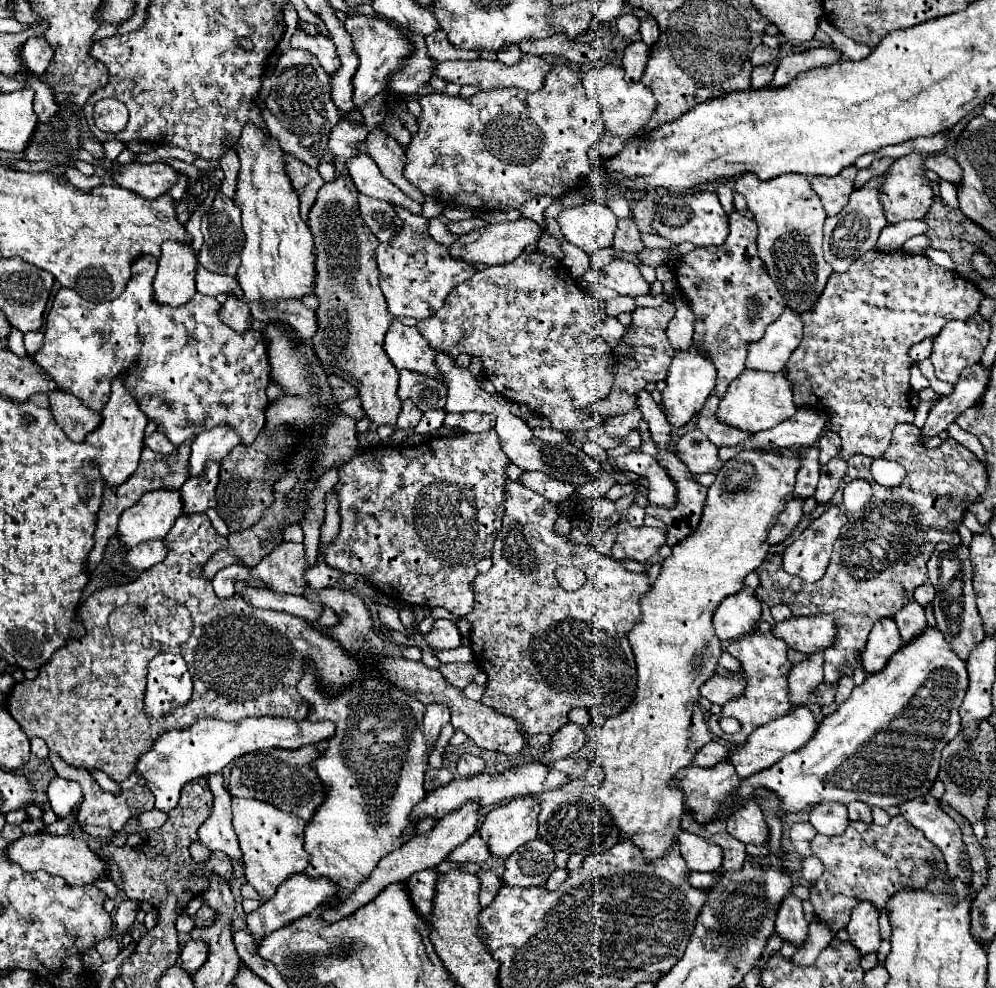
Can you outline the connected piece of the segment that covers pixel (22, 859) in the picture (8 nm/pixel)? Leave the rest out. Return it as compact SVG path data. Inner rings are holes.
M24 834L18 840L10 842L4 848L4 858L8 862L20 864L22 870L34 872L34 870L46 870L48 874L62 876L68 884L92 884L108 866L104 860L100 860L98 854L94 854L84 840L78 840L74 836L50 836L50 834Z

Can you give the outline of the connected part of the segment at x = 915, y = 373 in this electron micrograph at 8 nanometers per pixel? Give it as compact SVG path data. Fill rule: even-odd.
M914 362L912 364L912 368L910 368L910 374L912 374L912 380L910 380L910 386L912 386L912 390L922 390L922 388L926 388L928 386L928 380L920 374L920 368L918 368L918 362Z

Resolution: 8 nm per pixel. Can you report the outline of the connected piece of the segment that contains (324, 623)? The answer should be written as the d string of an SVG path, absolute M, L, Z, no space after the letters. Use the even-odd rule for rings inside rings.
M324 607L321 617L315 622L309 622L309 625L314 629L323 629L335 626L338 624L338 617L331 608Z

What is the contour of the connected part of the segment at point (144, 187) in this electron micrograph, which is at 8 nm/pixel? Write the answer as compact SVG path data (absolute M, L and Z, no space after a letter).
M114 164L114 180L116 184L134 190L136 194L145 199L153 200L156 197L168 193L168 190L178 182L178 172L164 164Z

